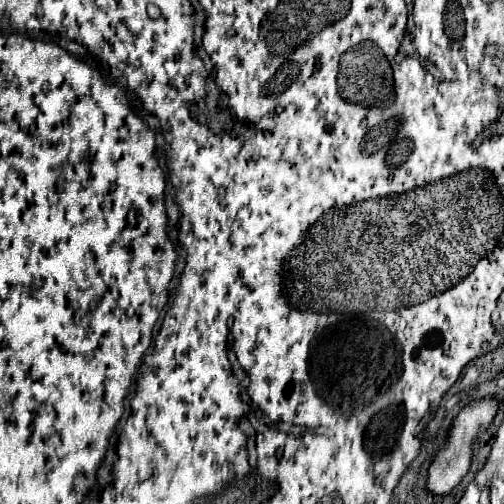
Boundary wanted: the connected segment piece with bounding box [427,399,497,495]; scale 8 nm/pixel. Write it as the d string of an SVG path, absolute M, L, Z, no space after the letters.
M483 399L483 401L477 401L477 403L471 403L471 405L463 407L459 411L459 415L453 421L453 427L449 431L447 443L441 447L441 451L435 455L435 459L429 467L427 487L429 487L431 493L439 493L439 495L451 493L451 489L465 477L465 473L469 471L471 457L473 457L473 451L471 451L473 441L479 435L479 431L485 431L491 425L495 415L497 415L497 401L495 399Z

